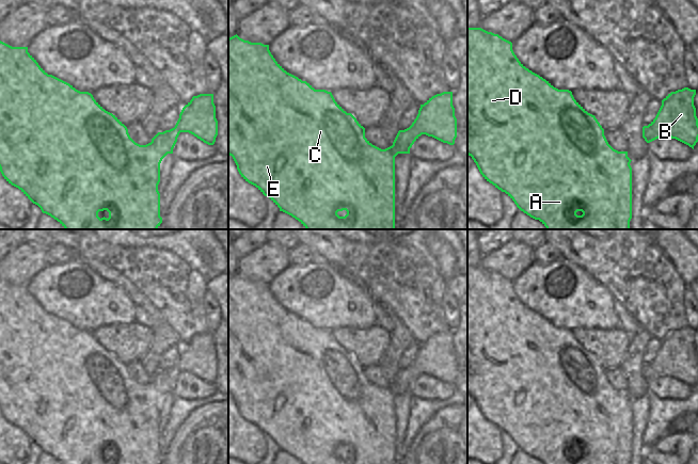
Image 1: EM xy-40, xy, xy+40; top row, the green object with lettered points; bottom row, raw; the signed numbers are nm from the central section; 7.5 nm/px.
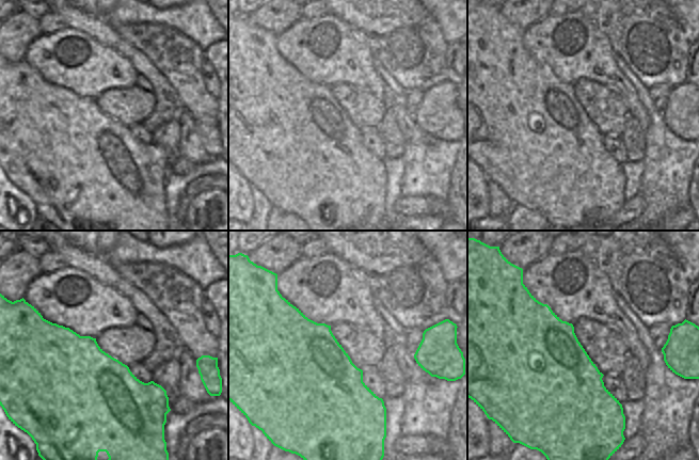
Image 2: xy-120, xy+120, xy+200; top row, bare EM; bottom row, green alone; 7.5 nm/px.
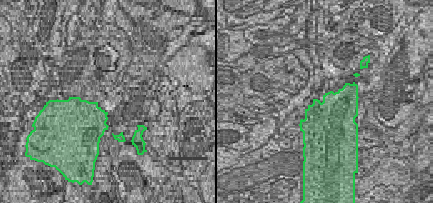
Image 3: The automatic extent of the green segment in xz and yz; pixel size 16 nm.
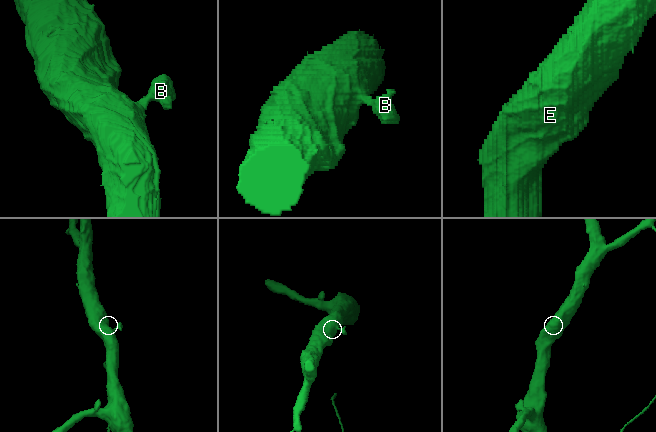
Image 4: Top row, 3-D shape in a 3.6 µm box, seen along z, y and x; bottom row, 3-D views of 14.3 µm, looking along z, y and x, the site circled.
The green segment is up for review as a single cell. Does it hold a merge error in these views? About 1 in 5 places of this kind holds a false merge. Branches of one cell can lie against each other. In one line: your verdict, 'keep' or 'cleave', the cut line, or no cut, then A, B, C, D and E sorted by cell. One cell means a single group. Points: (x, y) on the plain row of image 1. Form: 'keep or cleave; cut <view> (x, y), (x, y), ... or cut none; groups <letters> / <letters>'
keep; cut none; groups A B C D E

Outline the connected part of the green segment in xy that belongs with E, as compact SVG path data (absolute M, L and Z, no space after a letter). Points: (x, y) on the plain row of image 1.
M237 273L228 277L228 394L233 396L239 413L245 420L268 435L280 447L280 450L291 454L303 464L395 464L395 396L398 393L410 393L410 387L422 373L449 384L455 383L457 357L453 345L453 331L437 333L421 343L412 364L398 370L392 385L381 388L365 377L365 367L335 340L331 331L315 329L306 320L287 311L271 293L269 284L251 282Z

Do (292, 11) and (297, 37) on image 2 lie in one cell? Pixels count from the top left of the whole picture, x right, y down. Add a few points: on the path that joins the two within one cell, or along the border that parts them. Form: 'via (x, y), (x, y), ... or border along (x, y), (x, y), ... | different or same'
border along (301, 18), (277, 35) | different

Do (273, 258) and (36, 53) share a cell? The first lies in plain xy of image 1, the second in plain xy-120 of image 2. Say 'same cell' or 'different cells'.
different cells

